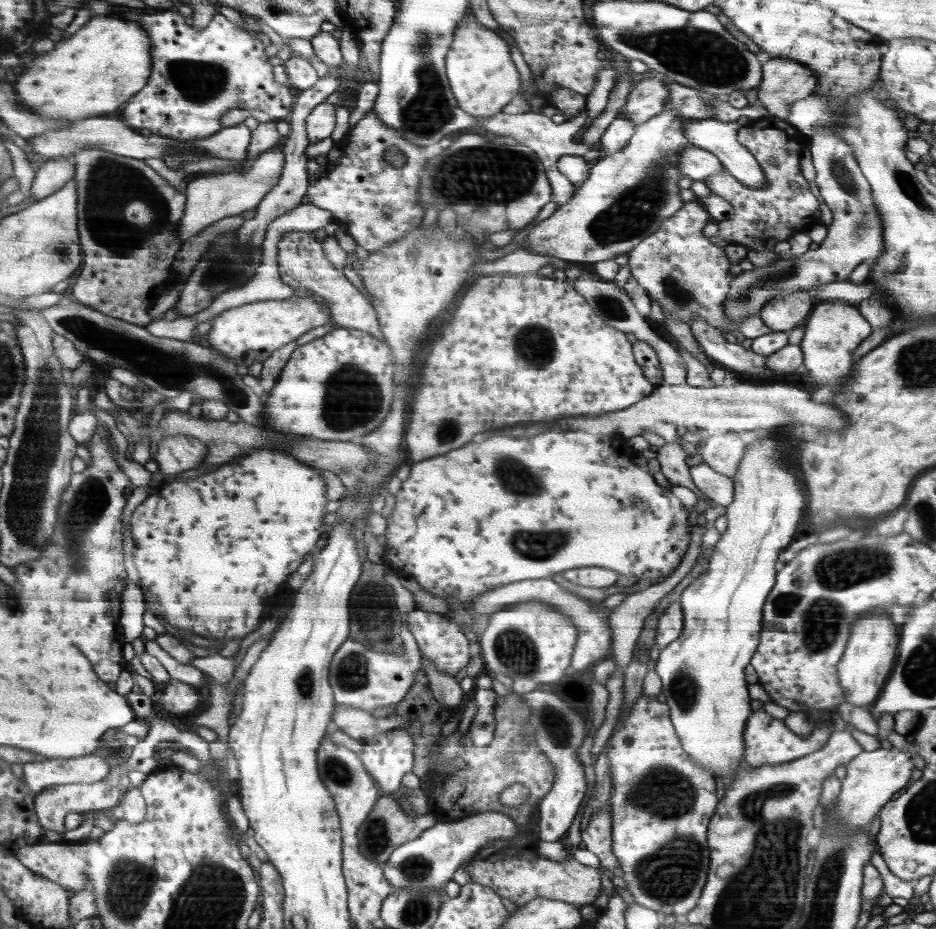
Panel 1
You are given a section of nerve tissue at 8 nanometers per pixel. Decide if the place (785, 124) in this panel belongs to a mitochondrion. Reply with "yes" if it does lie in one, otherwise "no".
no

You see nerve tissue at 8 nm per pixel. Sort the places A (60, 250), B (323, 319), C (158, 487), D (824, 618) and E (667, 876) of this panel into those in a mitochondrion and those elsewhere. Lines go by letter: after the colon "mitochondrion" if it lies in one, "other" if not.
A: mitochondrion
B: other
C: other
D: mitochondrion
E: mitochondrion

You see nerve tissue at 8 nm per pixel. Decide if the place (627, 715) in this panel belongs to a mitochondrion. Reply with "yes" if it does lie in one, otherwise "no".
no

